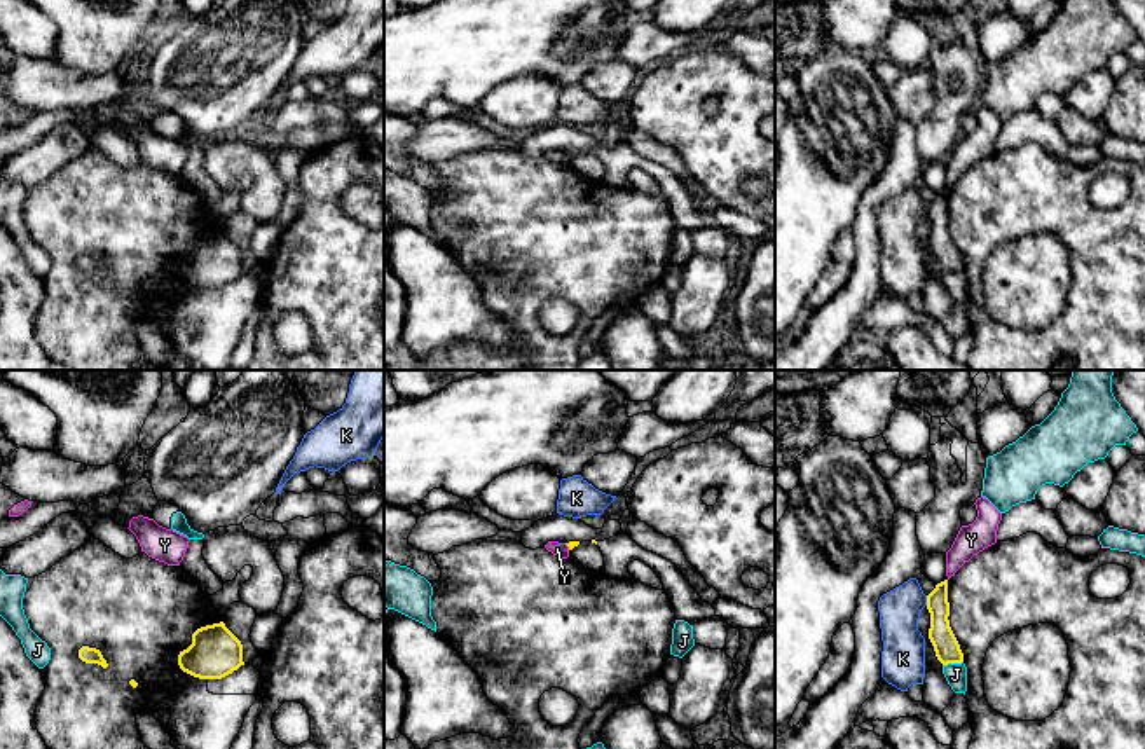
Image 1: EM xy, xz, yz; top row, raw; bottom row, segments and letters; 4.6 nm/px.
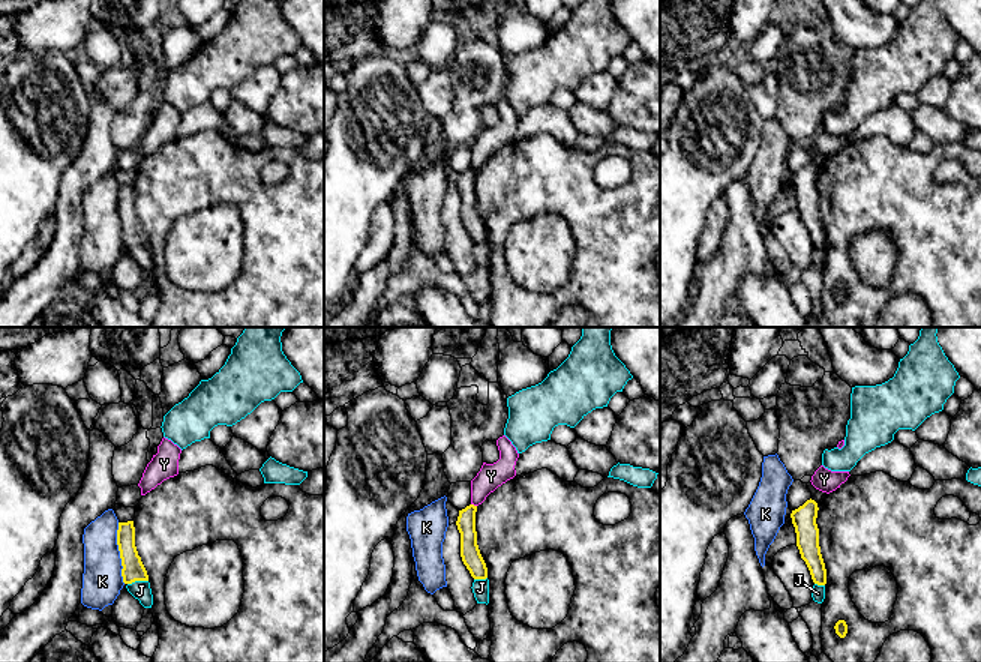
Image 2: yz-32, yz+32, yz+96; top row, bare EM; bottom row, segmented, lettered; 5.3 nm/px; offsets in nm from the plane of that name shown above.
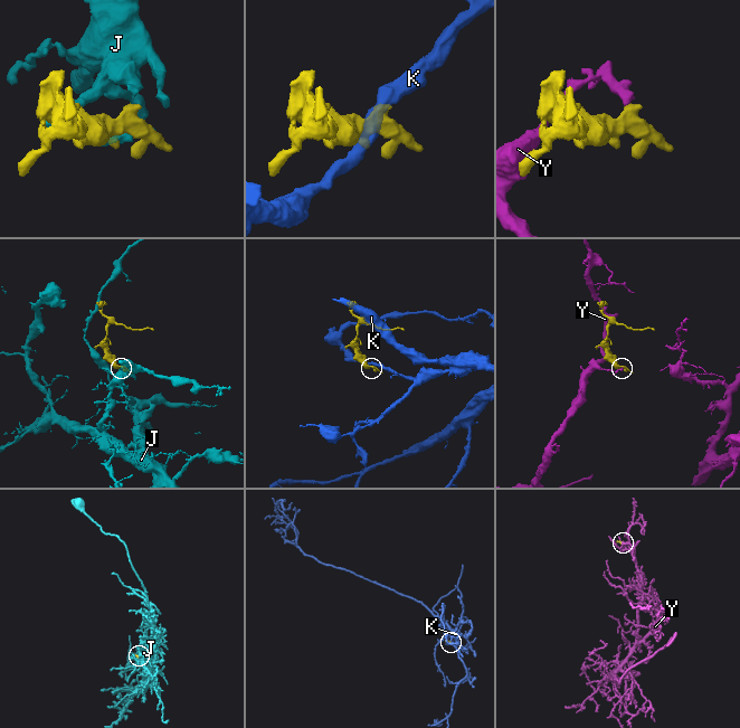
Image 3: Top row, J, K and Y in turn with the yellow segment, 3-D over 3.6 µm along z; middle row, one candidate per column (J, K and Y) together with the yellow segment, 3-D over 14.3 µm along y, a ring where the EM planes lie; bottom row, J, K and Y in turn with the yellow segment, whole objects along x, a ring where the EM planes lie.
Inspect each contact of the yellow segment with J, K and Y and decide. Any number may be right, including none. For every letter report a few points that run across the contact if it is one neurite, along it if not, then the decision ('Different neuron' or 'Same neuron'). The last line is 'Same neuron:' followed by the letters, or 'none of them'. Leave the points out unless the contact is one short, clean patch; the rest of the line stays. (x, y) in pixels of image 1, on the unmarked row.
J: Different neuron
K: Different neuron
Y: Line: xz (564, 152), (569, 158). Different neuron
Same neuron: none of them

